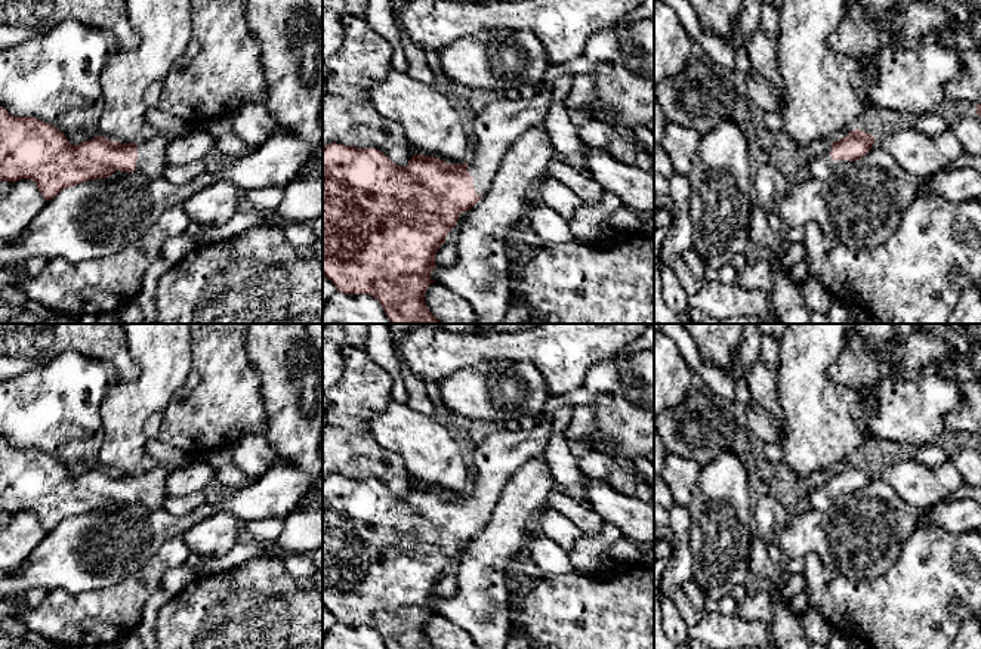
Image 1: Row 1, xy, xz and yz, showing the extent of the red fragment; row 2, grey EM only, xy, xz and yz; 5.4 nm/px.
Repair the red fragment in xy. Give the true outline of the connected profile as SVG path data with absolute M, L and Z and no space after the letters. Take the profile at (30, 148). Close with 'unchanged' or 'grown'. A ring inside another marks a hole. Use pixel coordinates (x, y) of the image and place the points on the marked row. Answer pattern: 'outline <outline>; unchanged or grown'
outline M0 106L0 182L30 179L44 200L52 200L62 189L114 174L138 173L148 180L163 179L167 169L169 137L157 135L141 143L120 143L102 136L71 145L55 126L34 117L13 117Z; grown

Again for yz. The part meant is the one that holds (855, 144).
outline M851 130L845 137L824 146L812 154L806 161L811 179L824 182L833 171L849 161L857 161L873 148L874 136L863 130Z; grown

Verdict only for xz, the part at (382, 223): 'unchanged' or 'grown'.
grown

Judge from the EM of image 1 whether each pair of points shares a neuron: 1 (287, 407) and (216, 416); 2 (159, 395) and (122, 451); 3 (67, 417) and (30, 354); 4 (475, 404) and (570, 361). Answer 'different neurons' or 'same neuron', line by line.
1: different neurons
2: same neuron
3: different neurons
4: different neurons

